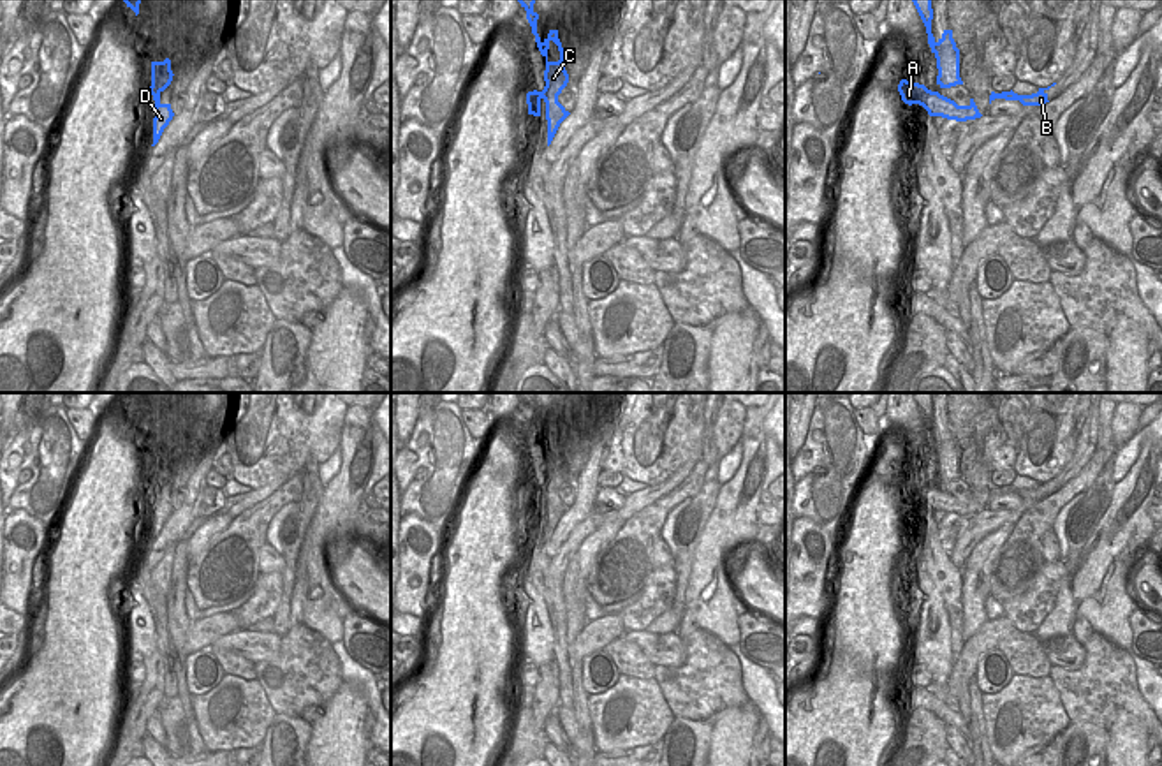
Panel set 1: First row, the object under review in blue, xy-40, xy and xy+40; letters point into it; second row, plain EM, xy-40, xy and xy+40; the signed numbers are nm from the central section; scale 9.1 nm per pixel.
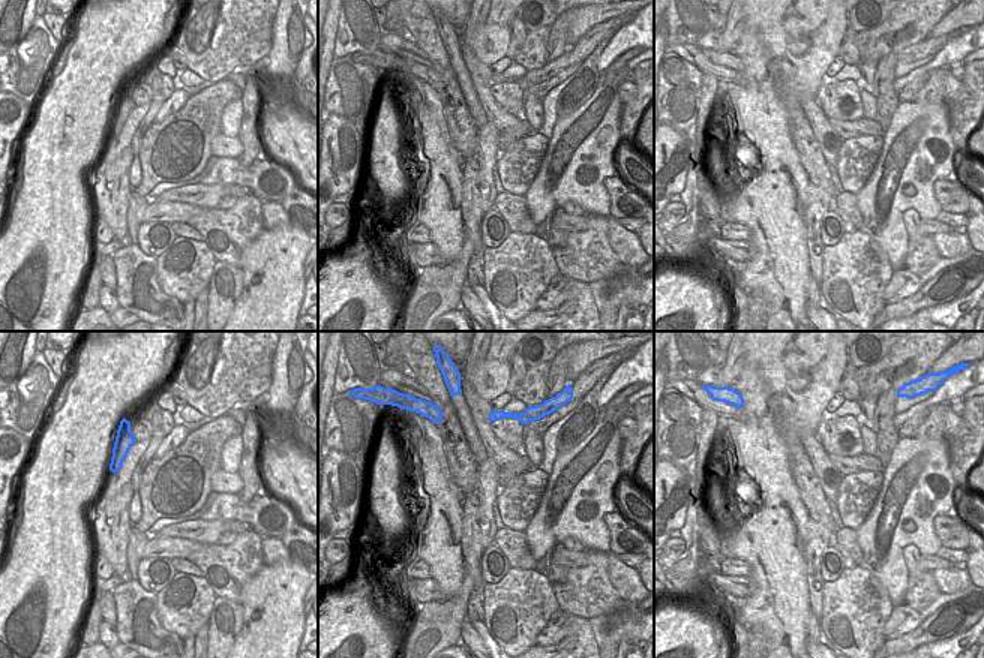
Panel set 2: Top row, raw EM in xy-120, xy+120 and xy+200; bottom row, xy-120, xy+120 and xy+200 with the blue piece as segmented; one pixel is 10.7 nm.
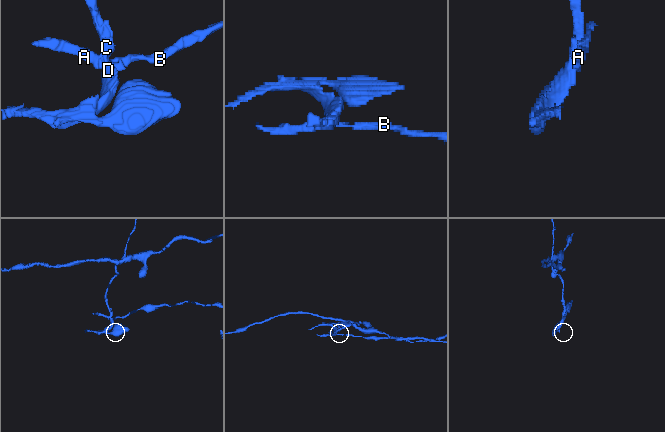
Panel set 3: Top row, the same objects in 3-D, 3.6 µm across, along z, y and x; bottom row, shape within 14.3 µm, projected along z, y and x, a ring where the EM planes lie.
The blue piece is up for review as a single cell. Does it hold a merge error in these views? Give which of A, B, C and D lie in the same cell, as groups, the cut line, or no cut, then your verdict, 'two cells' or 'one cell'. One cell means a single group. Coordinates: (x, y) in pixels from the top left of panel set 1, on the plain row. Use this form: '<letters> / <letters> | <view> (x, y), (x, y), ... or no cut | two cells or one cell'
A B / C D | xy (541, 486), (543, 492) | two cells

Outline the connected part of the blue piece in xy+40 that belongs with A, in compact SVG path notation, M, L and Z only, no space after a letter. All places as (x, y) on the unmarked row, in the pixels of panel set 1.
M907 474L900 475L898 486L905 498L919 498L928 505L930 511L942 511L956 516L967 516L982 511L974 493L970 493L968 500L958 500L954 495L940 490L938 486L931 486L924 479L910 477Z

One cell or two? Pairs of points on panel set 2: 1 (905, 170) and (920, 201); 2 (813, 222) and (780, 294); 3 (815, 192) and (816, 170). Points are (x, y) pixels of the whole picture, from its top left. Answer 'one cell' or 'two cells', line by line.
1: one cell
2: two cells
3: two cells

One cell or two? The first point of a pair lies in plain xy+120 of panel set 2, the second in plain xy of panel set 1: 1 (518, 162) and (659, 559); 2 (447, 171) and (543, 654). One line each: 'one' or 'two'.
1: two
2: one

